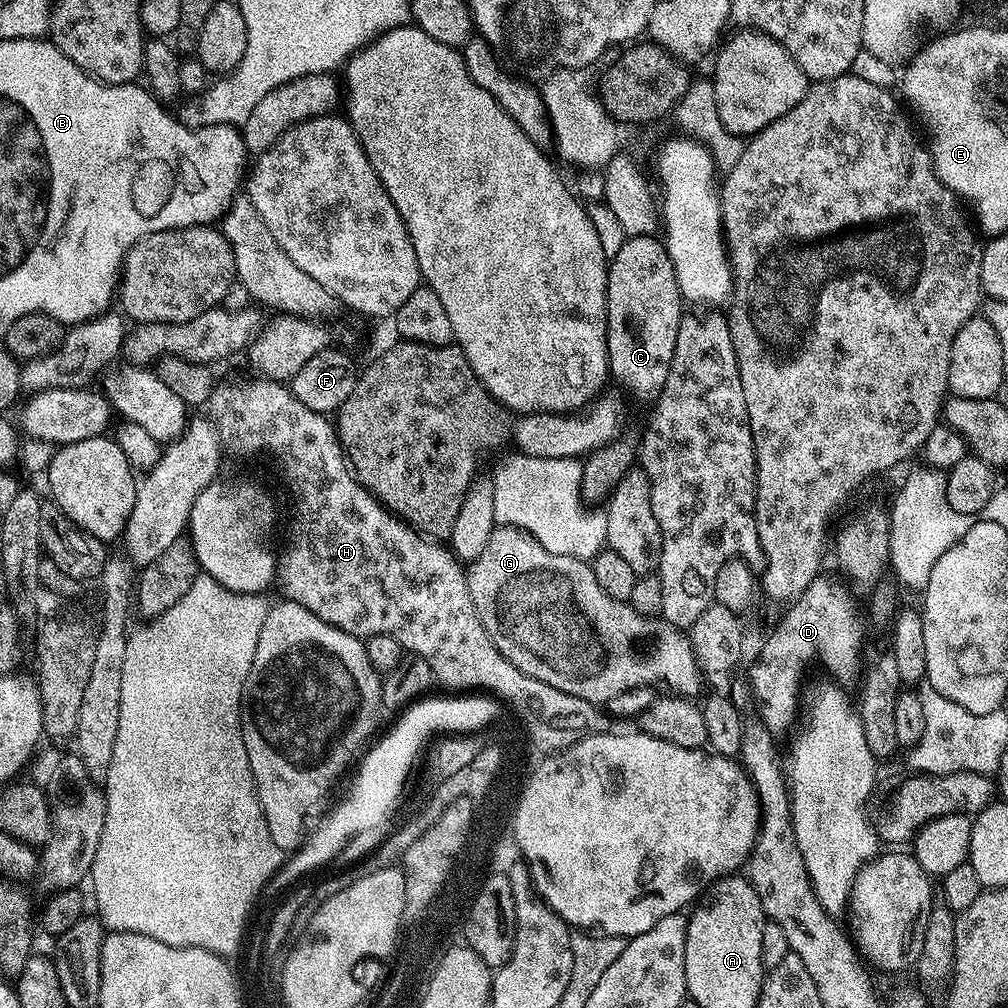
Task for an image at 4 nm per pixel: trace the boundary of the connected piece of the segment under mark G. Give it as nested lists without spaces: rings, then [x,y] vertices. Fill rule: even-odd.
[[[496,526],[489,536],[489,541],[486,542],[485,549],[478,554],[476,560],[471,561],[466,575],[468,578],[470,598],[474,602],[476,613],[482,622],[482,626],[490,634],[490,638],[494,642],[496,649],[498,649],[523,676],[538,678],[542,682],[546,682],[550,686],[554,686],[566,694],[574,694],[578,698],[582,698],[597,706],[607,705],[608,701],[616,696],[624,695],[624,693],[628,692],[631,688],[651,685],[653,683],[651,680],[661,680],[662,683],[669,684],[669,686],[672,687],[669,689],[676,694],[691,693],[691,688],[696,688],[700,684],[699,678],[701,679],[701,677],[697,675],[698,669],[696,666],[696,659],[692,657],[692,644],[688,641],[687,635],[685,635],[681,629],[675,628],[673,624],[668,623],[668,621],[663,618],[649,618],[643,616],[641,612],[634,610],[632,605],[626,600],[610,598],[610,594],[606,594],[606,590],[602,590],[602,586],[598,586],[598,578],[594,578],[594,570],[589,561],[570,558],[562,554],[550,554],[550,550],[546,550],[546,546],[542,546],[542,542],[538,542],[531,533],[524,531],[523,528],[515,526]]]

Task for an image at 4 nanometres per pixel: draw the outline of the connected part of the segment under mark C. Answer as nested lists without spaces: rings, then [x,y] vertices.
[[[655,235],[627,237],[622,250],[618,250],[618,254],[610,257],[608,266],[608,371],[611,379],[613,381],[617,380],[634,399],[648,400],[648,402],[655,402],[660,397],[660,391],[666,382],[666,374],[670,374],[670,362],[674,358],[674,346],[678,342],[678,330],[682,319],[682,311],[680,312],[682,297],[680,295],[680,287],[676,281],[676,275],[674,274],[672,259],[668,253],[665,241],[658,239]]]

